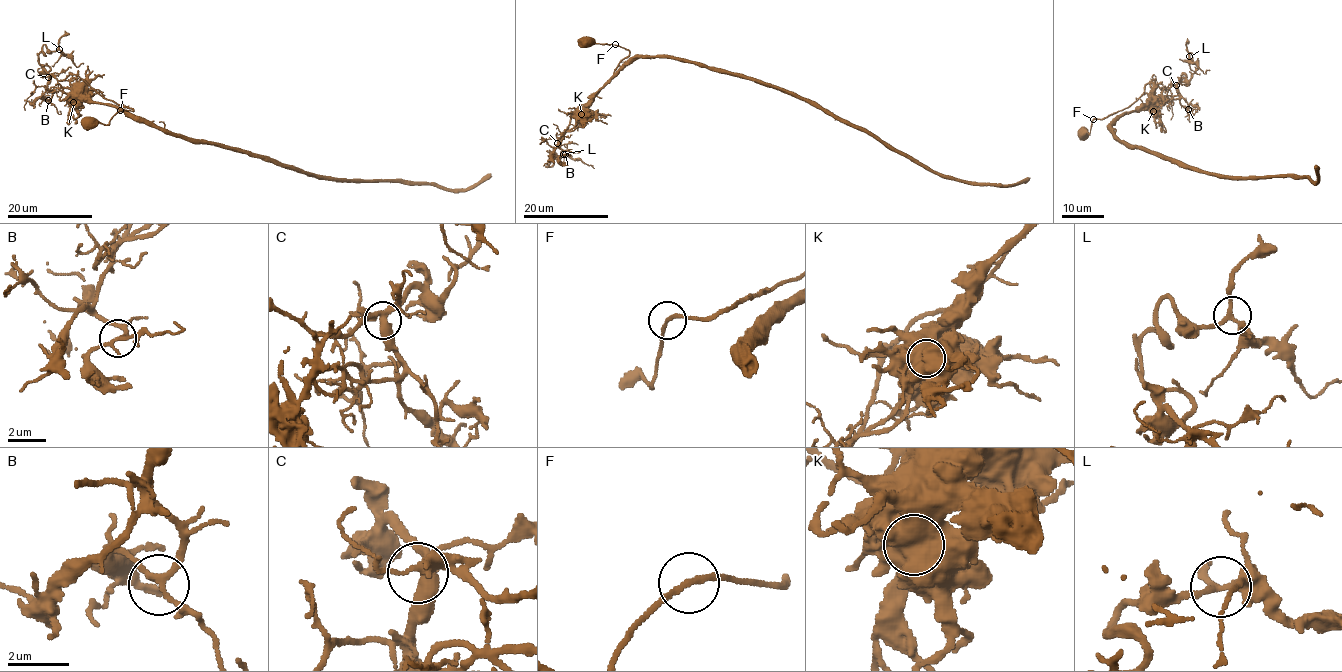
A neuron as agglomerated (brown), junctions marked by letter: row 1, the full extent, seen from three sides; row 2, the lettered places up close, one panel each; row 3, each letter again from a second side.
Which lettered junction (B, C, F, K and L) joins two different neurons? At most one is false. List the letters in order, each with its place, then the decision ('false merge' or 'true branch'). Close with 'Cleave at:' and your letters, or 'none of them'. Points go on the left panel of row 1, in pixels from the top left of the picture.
B: at (48, 100); true branch
C: at (48, 77); true branch
F: at (120, 110); true branch
K: at (73, 102); false merge
L: at (59, 49); true branch
Cleave at: K

